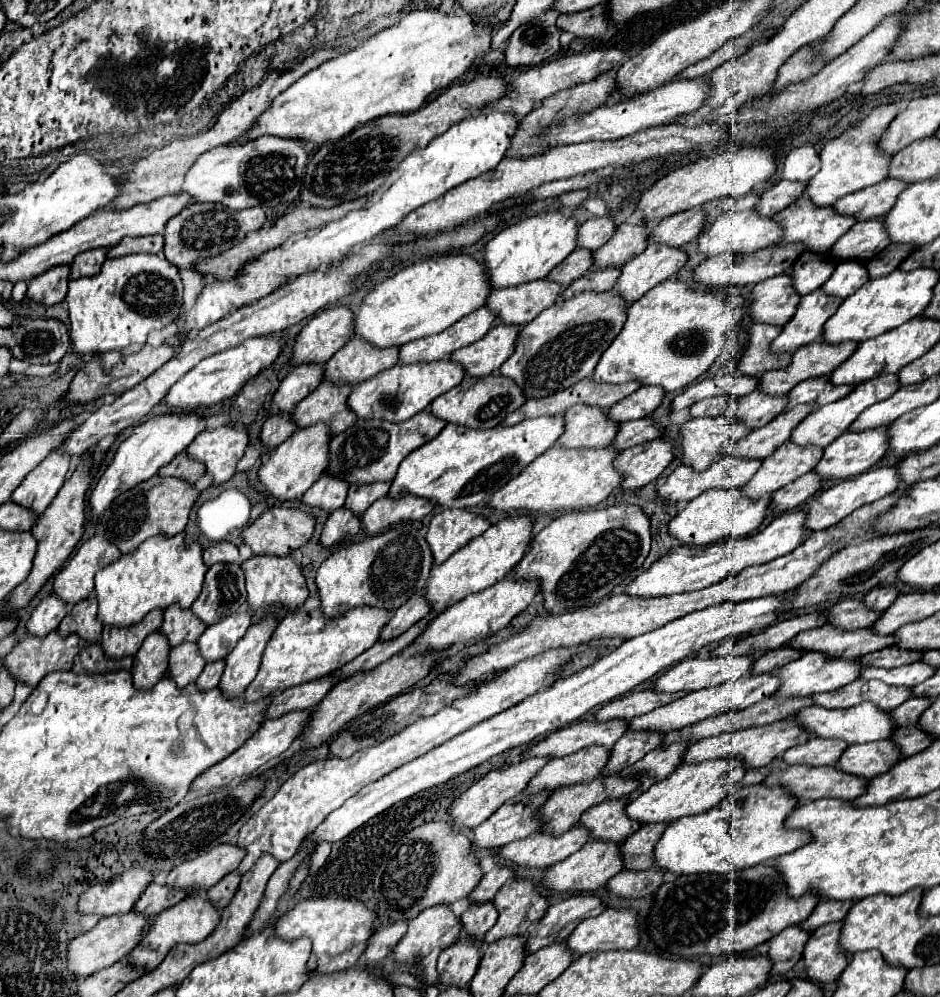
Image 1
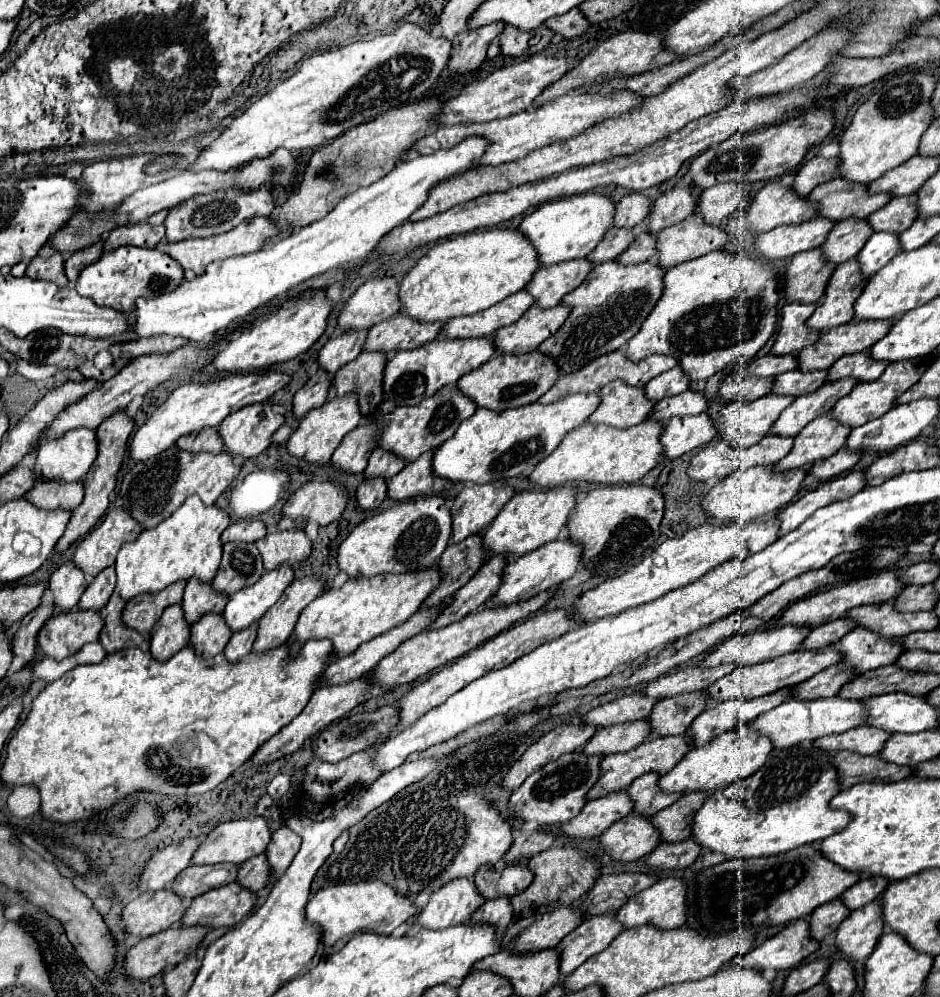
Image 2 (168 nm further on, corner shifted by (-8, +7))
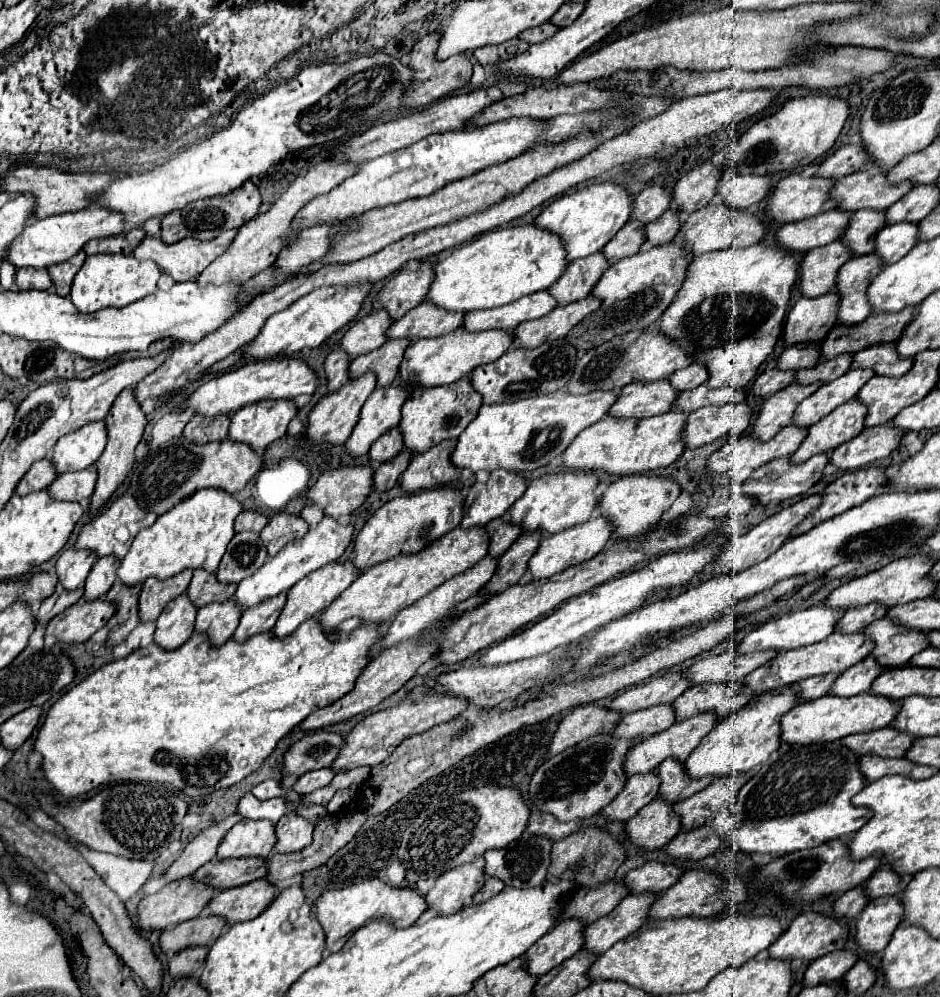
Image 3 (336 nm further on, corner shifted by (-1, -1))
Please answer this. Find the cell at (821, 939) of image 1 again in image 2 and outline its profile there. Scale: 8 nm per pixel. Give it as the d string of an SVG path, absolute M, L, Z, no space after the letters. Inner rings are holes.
M874 900L852 914L840 924L836 934L836 946L850 960L864 960L876 948L882 928L882 900Z

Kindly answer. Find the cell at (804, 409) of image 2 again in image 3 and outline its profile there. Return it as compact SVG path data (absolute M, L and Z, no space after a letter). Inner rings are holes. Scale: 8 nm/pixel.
M869 368L867 370L849 370L847 376L841 376L833 382L823 384L815 394L805 398L793 414L793 424L799 428L809 428L819 418L827 416L831 410L841 406L843 402L849 402L857 396L861 386L875 376Z

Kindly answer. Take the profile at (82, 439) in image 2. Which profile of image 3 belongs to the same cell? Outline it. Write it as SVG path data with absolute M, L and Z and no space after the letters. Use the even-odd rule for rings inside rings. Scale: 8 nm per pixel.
M103 420L85 424L77 432L59 438L51 452L51 462L57 476L67 472L79 472L83 468L93 466L103 454L105 442L107 432Z

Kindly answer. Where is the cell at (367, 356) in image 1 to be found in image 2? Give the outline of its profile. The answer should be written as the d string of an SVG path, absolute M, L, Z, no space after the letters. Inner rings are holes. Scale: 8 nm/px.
M396 314L370 328L364 350L382 350L388 354L412 350L436 340L440 330L442 324L418 324L418 320L410 320L410 316Z

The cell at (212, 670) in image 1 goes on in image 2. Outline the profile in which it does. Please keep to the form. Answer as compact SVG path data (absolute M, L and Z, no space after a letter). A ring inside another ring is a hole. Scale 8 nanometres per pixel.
M254 624L254 628L246 628L246 632L238 632L238 636L232 636L224 648L224 656L232 662L246 656L252 650L256 628L258 628L258 624Z

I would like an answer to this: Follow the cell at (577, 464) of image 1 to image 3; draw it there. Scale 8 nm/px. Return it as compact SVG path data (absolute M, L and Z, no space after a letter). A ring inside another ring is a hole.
M665 412L643 420L615 420L611 416L605 416L575 436L571 446L563 452L563 468L571 472L603 470L605 474L611 476L645 474L661 466L665 468L673 464L685 448L681 440L683 424L685 424L683 412Z

